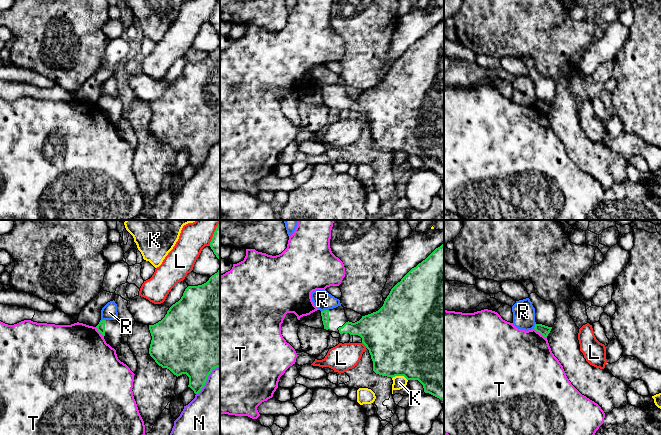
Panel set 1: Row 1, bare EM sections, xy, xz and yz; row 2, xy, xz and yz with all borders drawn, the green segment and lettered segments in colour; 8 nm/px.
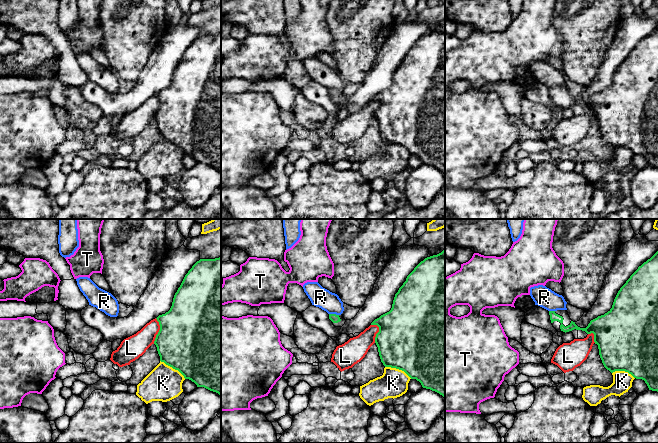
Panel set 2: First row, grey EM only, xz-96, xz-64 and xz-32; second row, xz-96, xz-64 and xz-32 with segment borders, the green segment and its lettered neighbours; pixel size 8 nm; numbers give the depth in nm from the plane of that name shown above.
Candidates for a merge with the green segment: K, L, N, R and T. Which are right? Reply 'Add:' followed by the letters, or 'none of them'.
Add: none of them

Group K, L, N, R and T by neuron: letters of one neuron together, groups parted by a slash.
K / L / N / R / T

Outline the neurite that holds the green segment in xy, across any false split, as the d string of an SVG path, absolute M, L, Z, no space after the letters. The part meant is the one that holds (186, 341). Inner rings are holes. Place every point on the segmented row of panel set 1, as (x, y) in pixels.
M220 268L209 280L198 286L188 286L181 299L173 304L165 317L154 325L149 325L152 336L149 354L162 368L169 369L177 377L186 374L195 394L204 387L213 369L220 367Z

